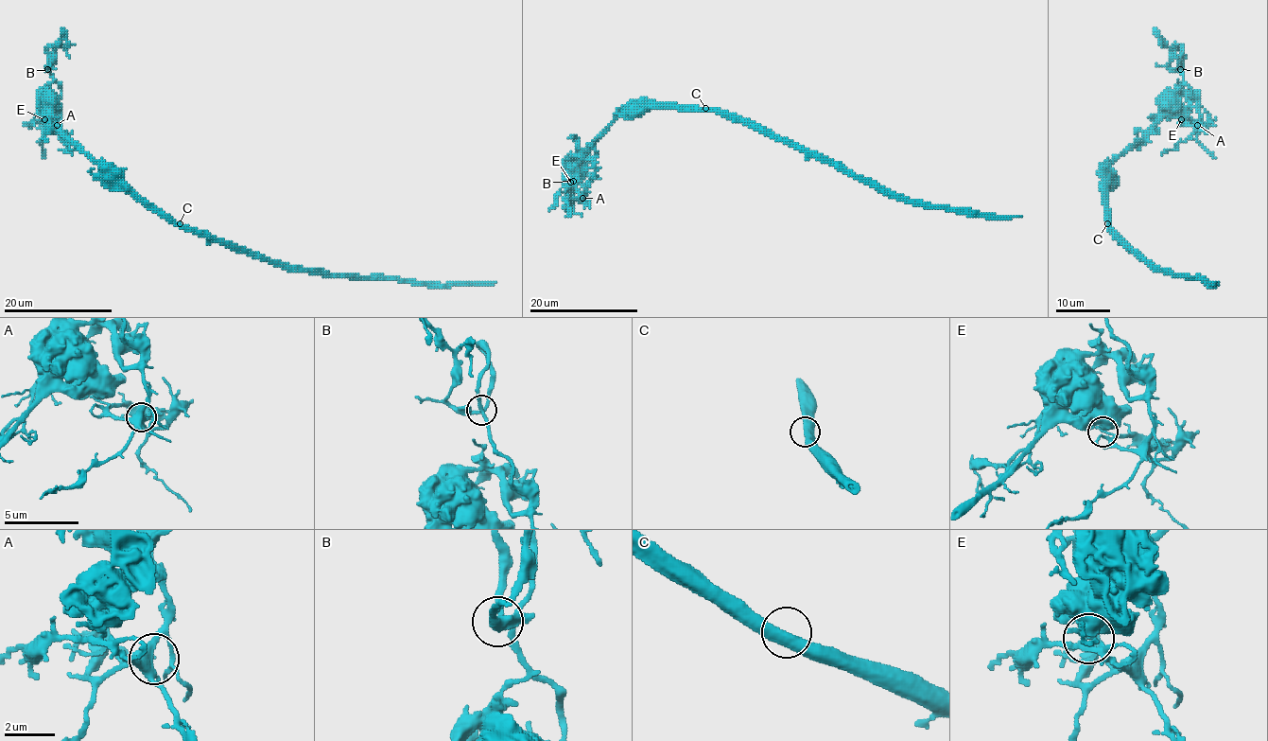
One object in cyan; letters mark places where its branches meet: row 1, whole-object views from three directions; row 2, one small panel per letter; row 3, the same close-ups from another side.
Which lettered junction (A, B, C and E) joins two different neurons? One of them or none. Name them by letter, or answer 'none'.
E

